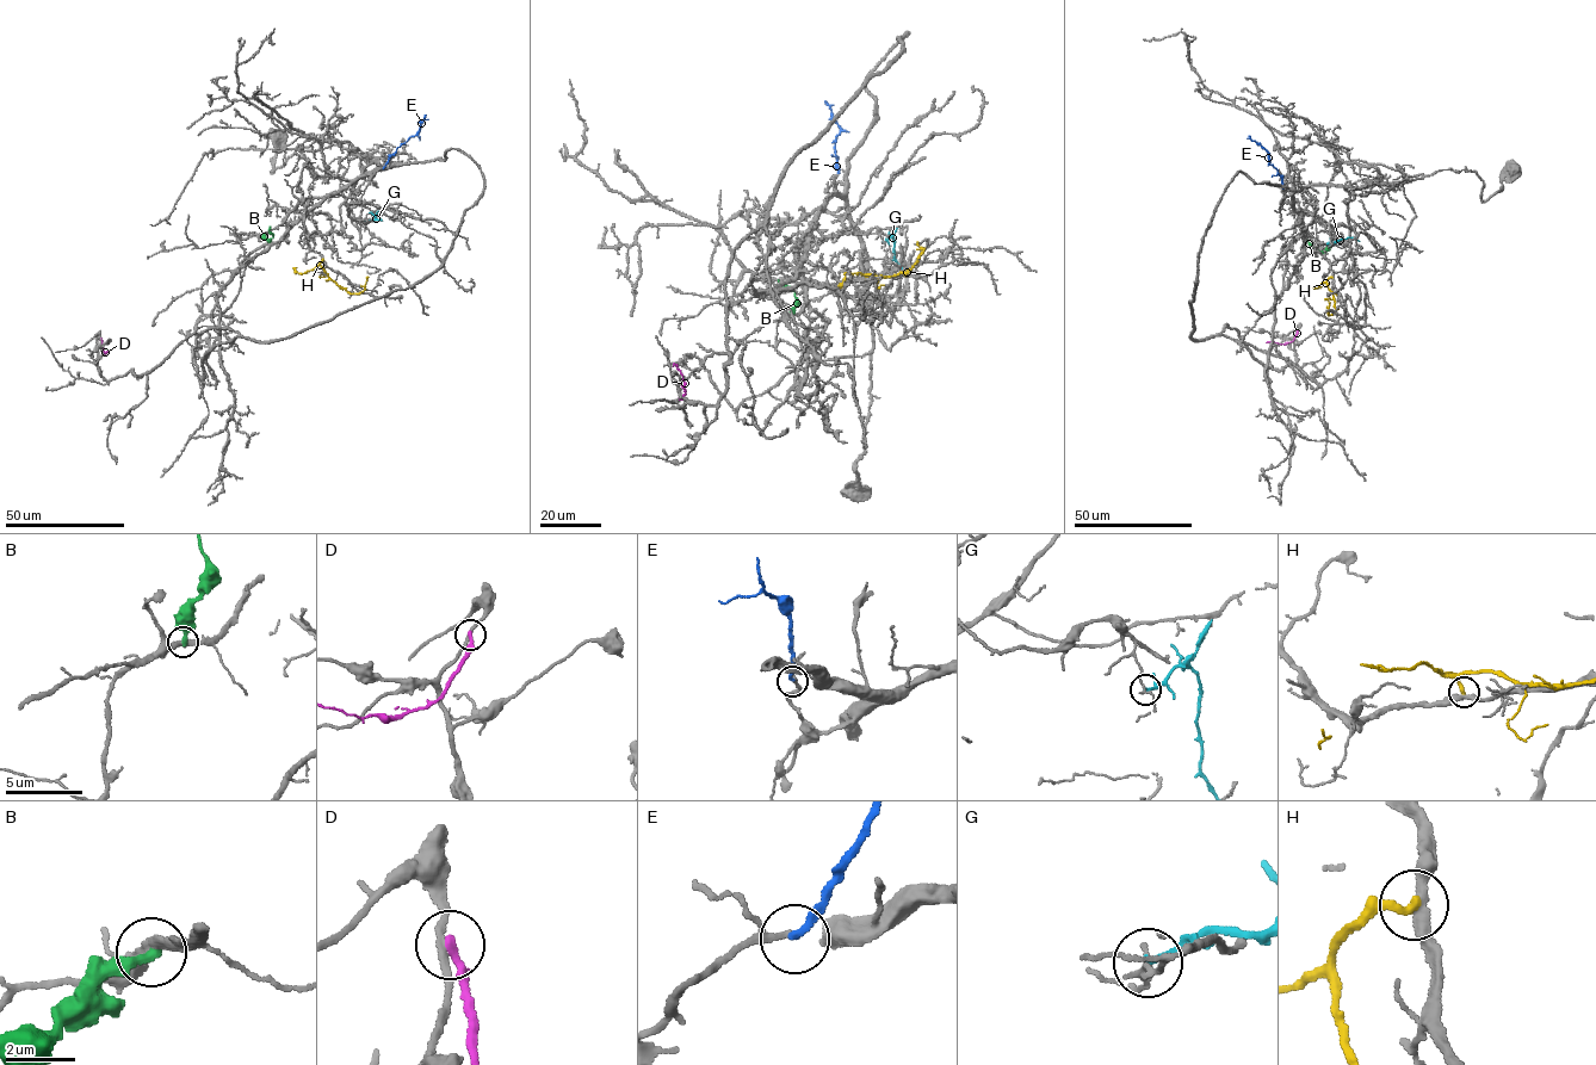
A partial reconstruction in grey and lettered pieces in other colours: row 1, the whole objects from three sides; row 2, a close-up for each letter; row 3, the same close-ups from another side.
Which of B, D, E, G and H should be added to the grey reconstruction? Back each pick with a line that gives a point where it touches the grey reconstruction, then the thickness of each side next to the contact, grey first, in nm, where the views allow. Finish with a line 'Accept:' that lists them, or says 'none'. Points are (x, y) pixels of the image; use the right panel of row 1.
E: (1282, 189) | 140/220 nm
Accept: E

